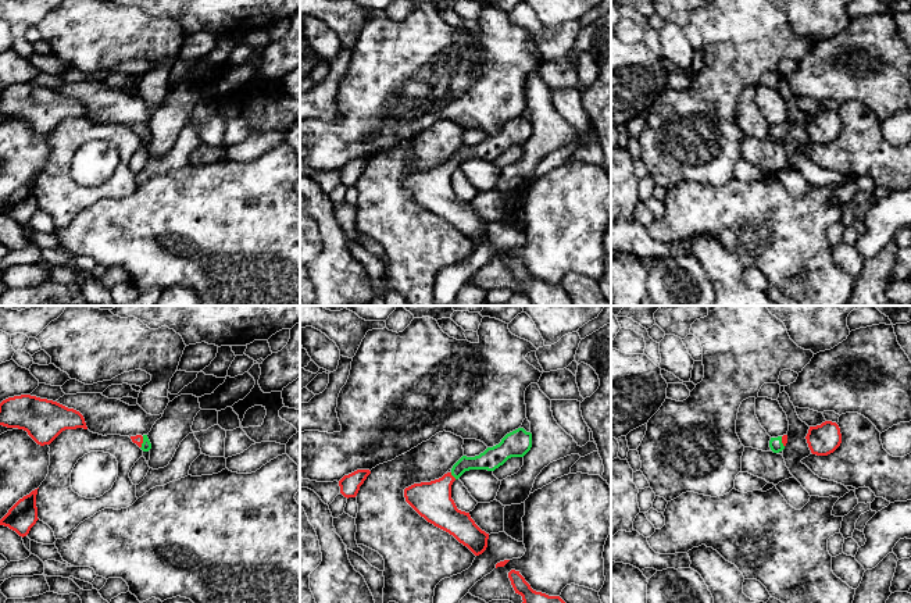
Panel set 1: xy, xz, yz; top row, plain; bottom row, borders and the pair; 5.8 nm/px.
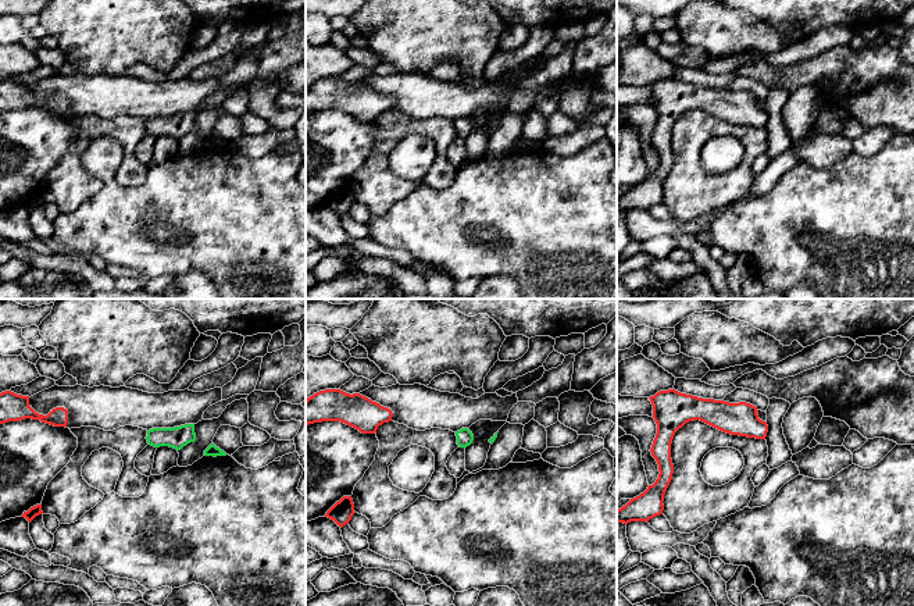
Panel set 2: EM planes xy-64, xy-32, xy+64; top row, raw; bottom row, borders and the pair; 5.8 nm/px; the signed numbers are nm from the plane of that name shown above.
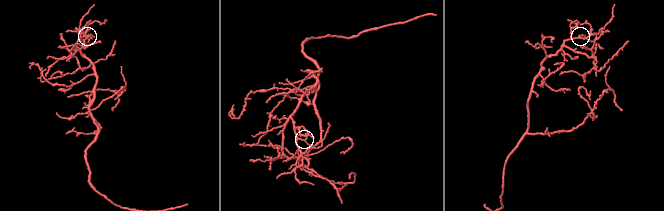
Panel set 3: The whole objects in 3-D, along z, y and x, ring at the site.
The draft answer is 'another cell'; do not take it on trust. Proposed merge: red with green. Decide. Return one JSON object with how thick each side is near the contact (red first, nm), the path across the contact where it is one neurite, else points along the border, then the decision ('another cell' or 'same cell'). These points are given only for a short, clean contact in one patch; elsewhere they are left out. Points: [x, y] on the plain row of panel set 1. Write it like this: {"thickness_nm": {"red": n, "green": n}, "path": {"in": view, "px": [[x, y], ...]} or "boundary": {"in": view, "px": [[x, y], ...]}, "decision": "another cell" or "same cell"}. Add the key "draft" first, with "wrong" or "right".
{"draft": "wrong", "thickness_nm": {"red": 220, "green": 120}, "path": {"in": "xz", "px": [[432, 189], [452, 164], [465, 152], [490, 147]]}, "decision": "same cell"}

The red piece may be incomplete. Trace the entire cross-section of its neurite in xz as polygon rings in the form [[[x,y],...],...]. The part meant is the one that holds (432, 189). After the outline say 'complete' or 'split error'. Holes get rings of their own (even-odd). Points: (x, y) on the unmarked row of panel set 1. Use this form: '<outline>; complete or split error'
[[[518,117],[501,131],[475,146],[462,144],[442,167],[414,172],[404,178],[406,190],[428,211],[453,224],[475,245],[487,236],[489,222],[482,220],[469,201],[457,197],[451,188],[451,174],[465,160],[494,160],[511,146],[524,146],[532,136],[532,122]]]; split error

